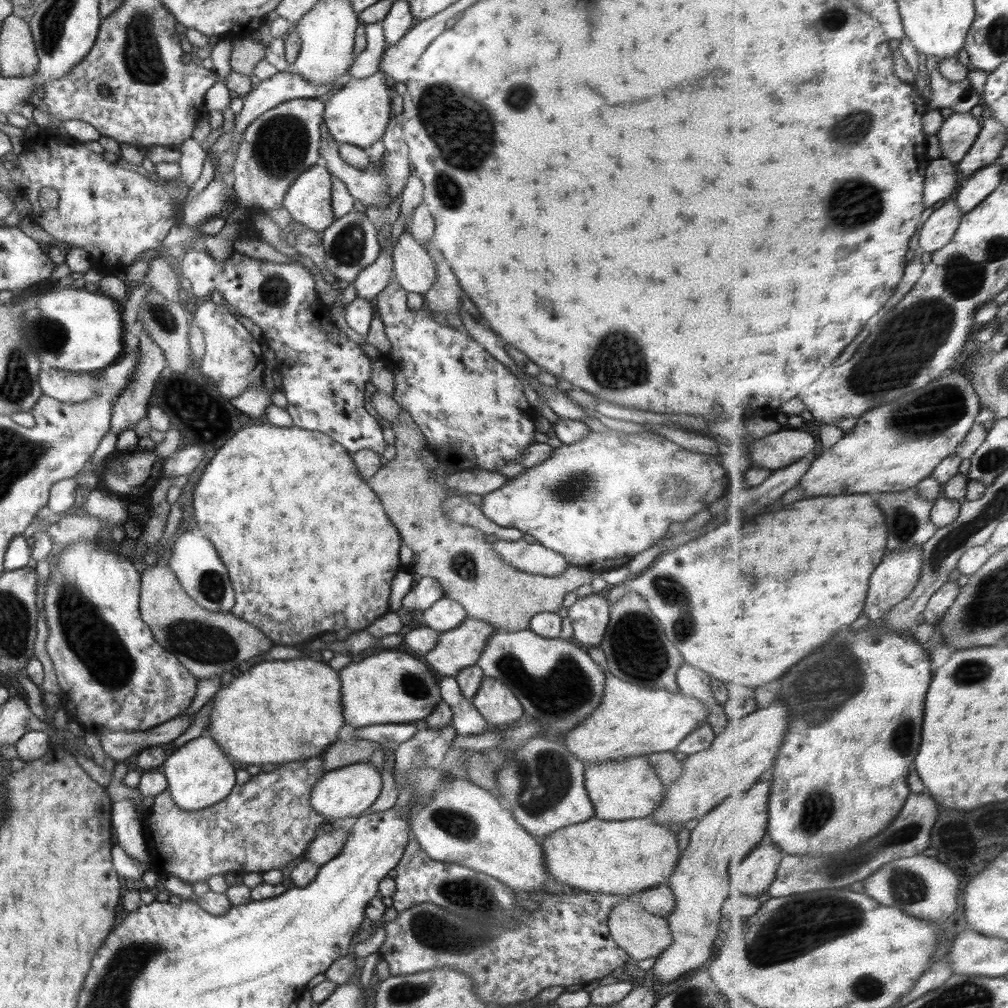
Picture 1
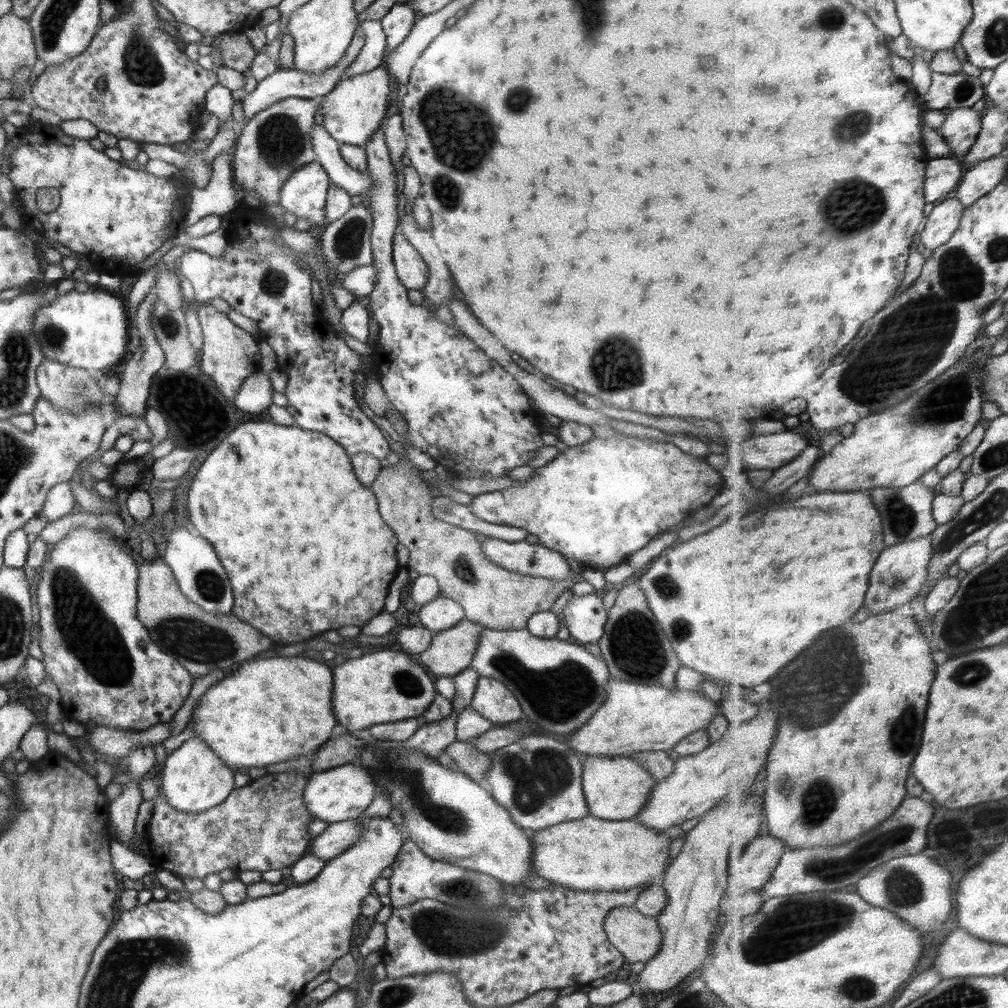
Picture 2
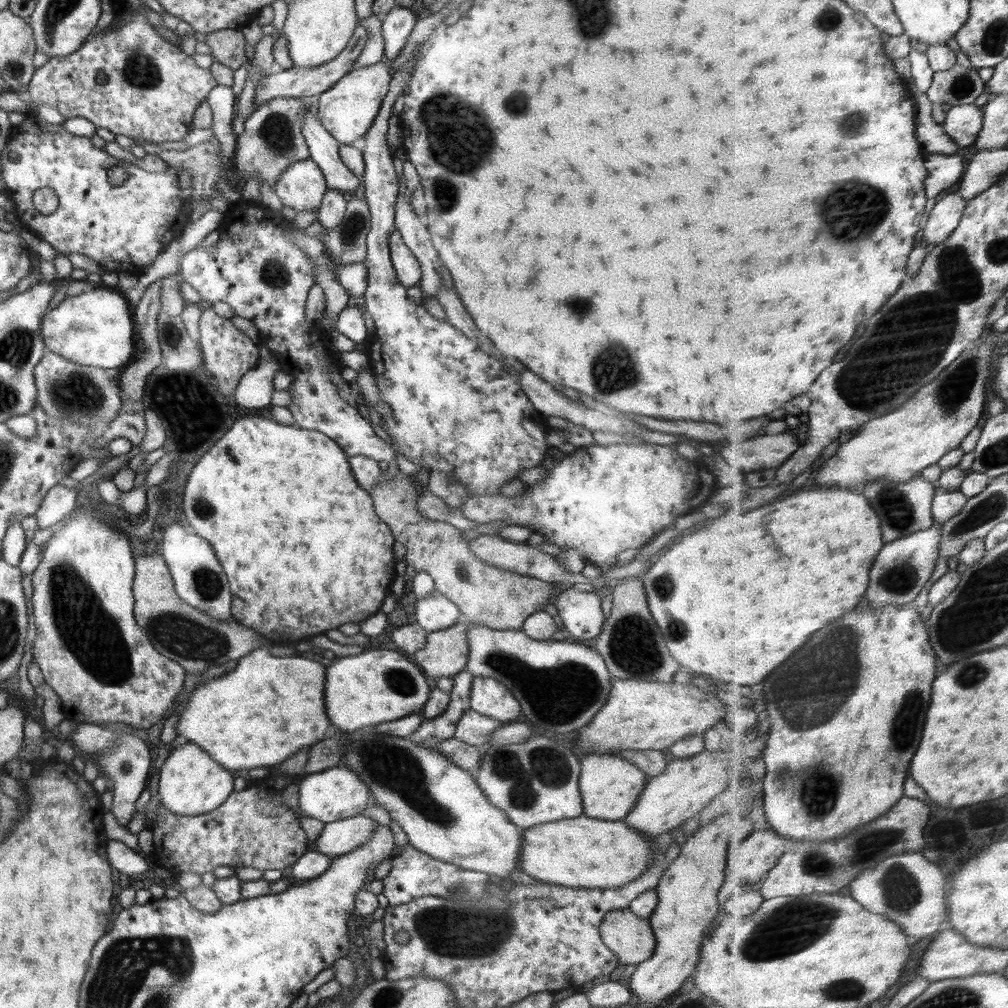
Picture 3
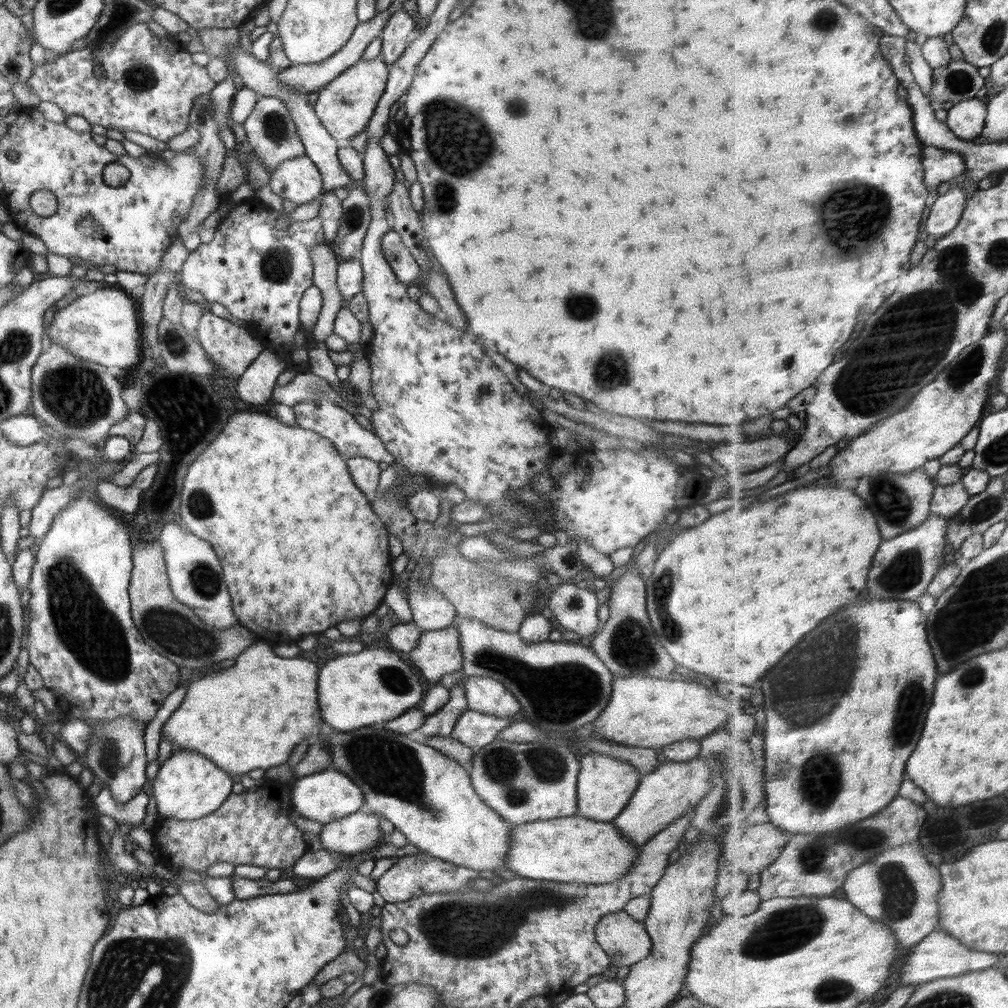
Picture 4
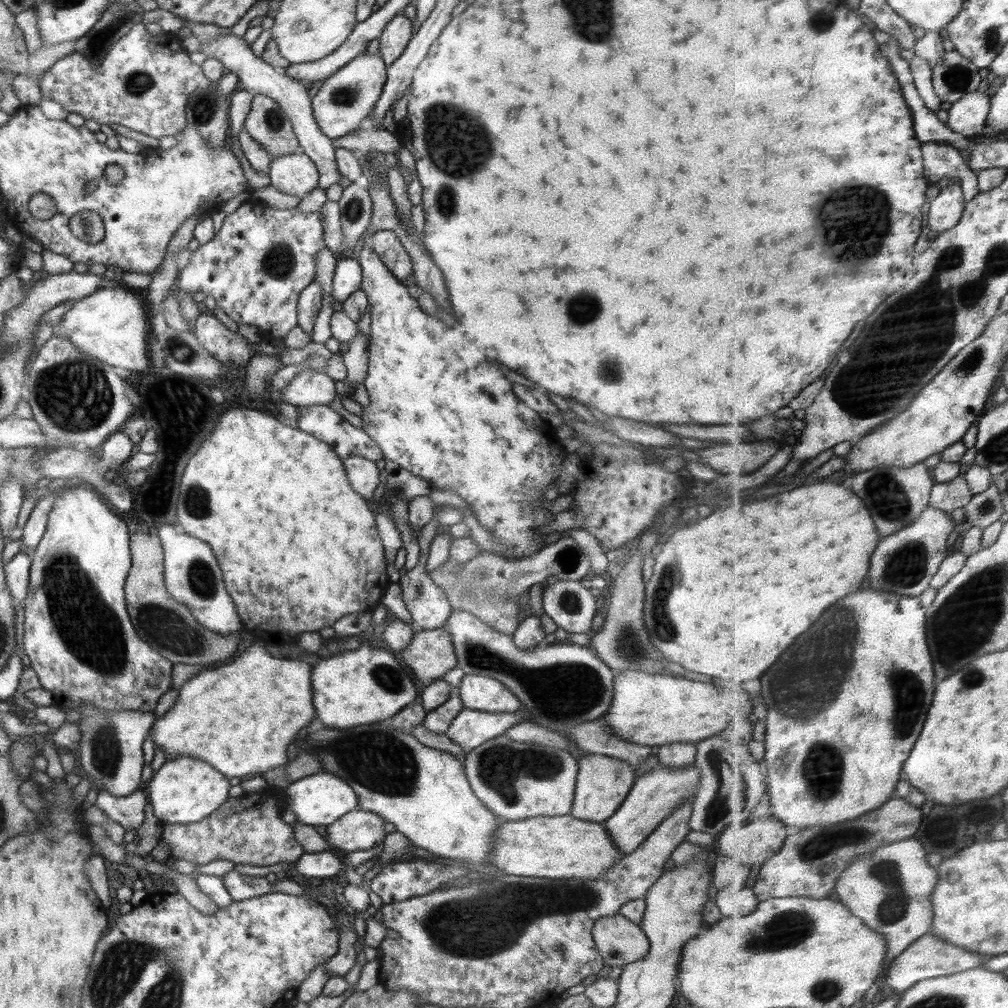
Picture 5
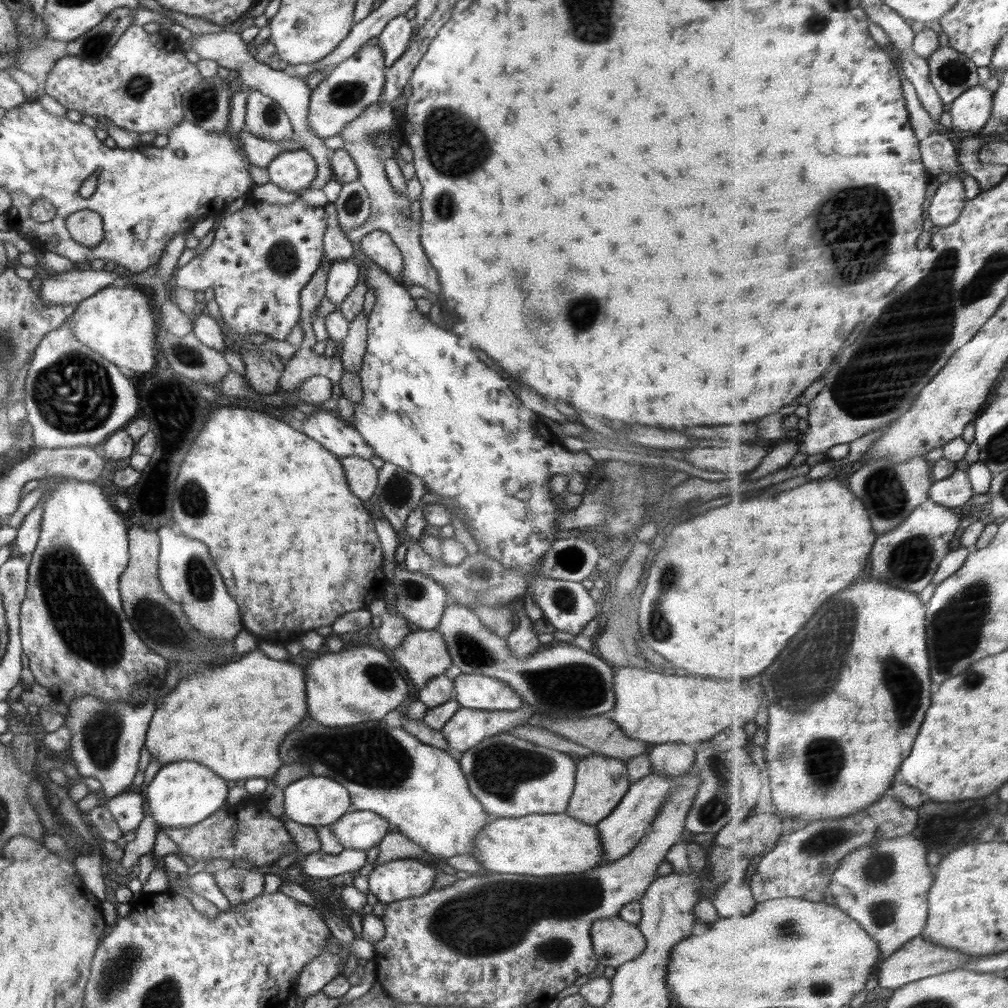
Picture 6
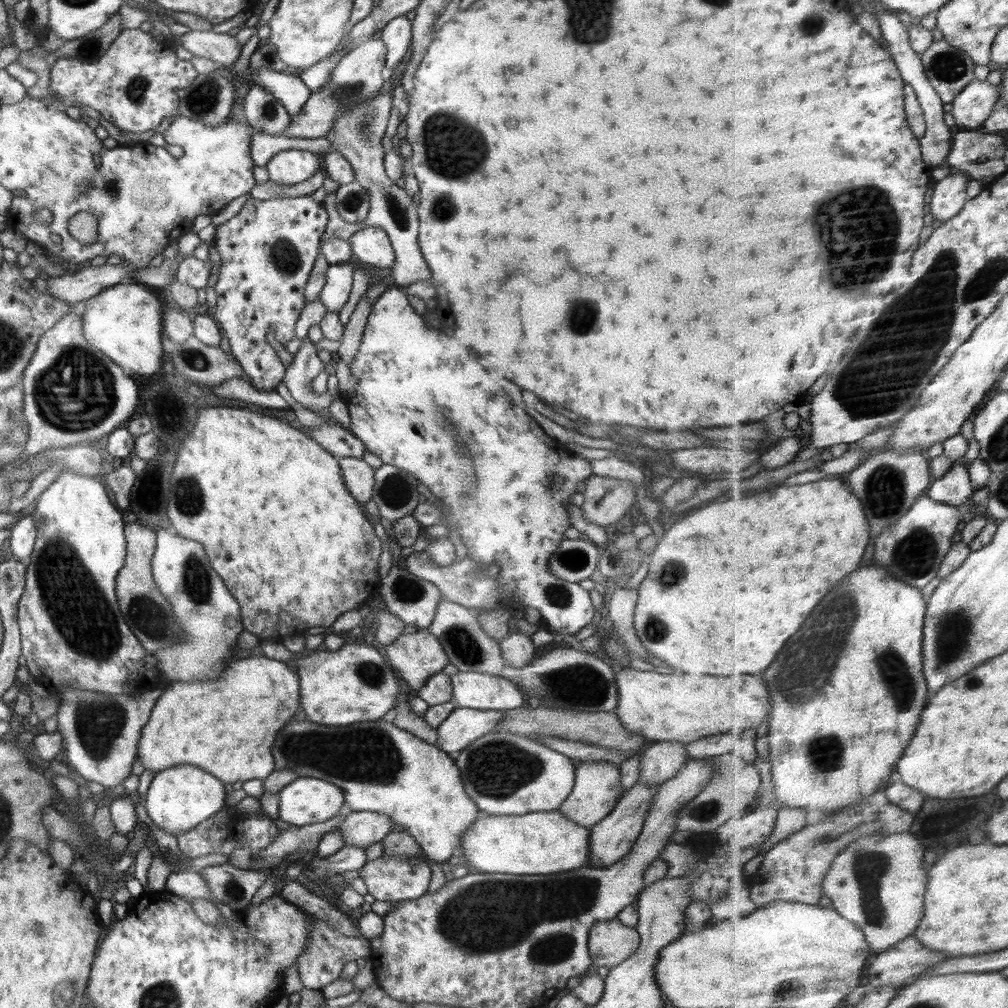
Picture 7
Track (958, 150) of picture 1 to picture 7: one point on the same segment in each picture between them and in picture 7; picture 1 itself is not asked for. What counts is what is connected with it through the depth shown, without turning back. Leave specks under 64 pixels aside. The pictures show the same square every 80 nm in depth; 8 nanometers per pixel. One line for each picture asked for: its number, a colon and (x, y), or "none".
2: (963, 127)
3: (964, 123)
4: (968, 120)
5: (970, 116)
6: (972, 112)
7: (972, 109)

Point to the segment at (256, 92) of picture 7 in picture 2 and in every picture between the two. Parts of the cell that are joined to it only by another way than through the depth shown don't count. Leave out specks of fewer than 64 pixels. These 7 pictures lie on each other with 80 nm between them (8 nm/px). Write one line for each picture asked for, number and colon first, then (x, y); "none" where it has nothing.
2: (273, 144)
3: (272, 139)
4: (271, 134)
5: (266, 123)
6: (264, 118)

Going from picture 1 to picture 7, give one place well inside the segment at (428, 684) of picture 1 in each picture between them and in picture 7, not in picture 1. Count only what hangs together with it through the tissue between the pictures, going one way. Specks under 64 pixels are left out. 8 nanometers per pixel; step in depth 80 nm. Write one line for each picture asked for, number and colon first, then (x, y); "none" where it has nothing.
2: (386, 686)
3: (381, 685)
4: (355, 689)
5: (362, 685)
6: (352, 686)
7: (367, 686)

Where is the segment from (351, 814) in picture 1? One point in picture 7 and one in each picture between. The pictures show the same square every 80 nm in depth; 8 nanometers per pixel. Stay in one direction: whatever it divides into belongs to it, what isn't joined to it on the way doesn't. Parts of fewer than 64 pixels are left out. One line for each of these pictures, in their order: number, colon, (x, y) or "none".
2: (344, 793)
3: (338, 793)
4: (325, 797)
5: (321, 799)
6: (315, 801)
7: (303, 801)

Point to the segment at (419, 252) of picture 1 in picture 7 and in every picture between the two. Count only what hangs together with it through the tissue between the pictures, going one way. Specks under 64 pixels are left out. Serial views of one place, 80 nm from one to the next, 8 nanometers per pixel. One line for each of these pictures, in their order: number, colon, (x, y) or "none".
2: (412, 271)
3: (409, 272)
4: (406, 269)
5: (388, 247)
6: (377, 245)
7: (371, 244)

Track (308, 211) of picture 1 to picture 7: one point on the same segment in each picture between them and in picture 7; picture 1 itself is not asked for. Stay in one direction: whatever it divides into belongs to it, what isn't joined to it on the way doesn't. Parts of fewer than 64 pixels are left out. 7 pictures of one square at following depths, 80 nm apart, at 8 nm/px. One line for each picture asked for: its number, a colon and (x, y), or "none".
2: (304, 194)
3: (301, 186)
4: (298, 179)
5: (296, 174)
6: (292, 171)
7: (289, 167)

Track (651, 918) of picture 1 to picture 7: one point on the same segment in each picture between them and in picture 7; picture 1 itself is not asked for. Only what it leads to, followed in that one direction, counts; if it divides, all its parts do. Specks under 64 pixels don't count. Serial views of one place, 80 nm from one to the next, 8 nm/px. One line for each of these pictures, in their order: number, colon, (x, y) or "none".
2: (637, 936)
3: (631, 939)
4: (626, 941)
5: (619, 941)
6: (615, 941)
7: (610, 942)

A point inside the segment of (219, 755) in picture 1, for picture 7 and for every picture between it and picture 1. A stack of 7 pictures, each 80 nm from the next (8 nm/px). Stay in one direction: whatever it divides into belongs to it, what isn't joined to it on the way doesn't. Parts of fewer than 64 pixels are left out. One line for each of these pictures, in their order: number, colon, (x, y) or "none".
2: (194, 778)
3: (192, 783)
4: (188, 786)
5: (183, 790)
6: (183, 793)
7: (179, 798)

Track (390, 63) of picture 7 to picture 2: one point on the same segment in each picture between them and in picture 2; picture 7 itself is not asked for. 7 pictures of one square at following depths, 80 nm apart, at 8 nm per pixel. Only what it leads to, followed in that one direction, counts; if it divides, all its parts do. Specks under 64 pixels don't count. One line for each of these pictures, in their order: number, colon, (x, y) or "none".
2: (397, 22)
3: (397, 25)
4: (398, 27)
5: (392, 42)
6: (394, 40)

